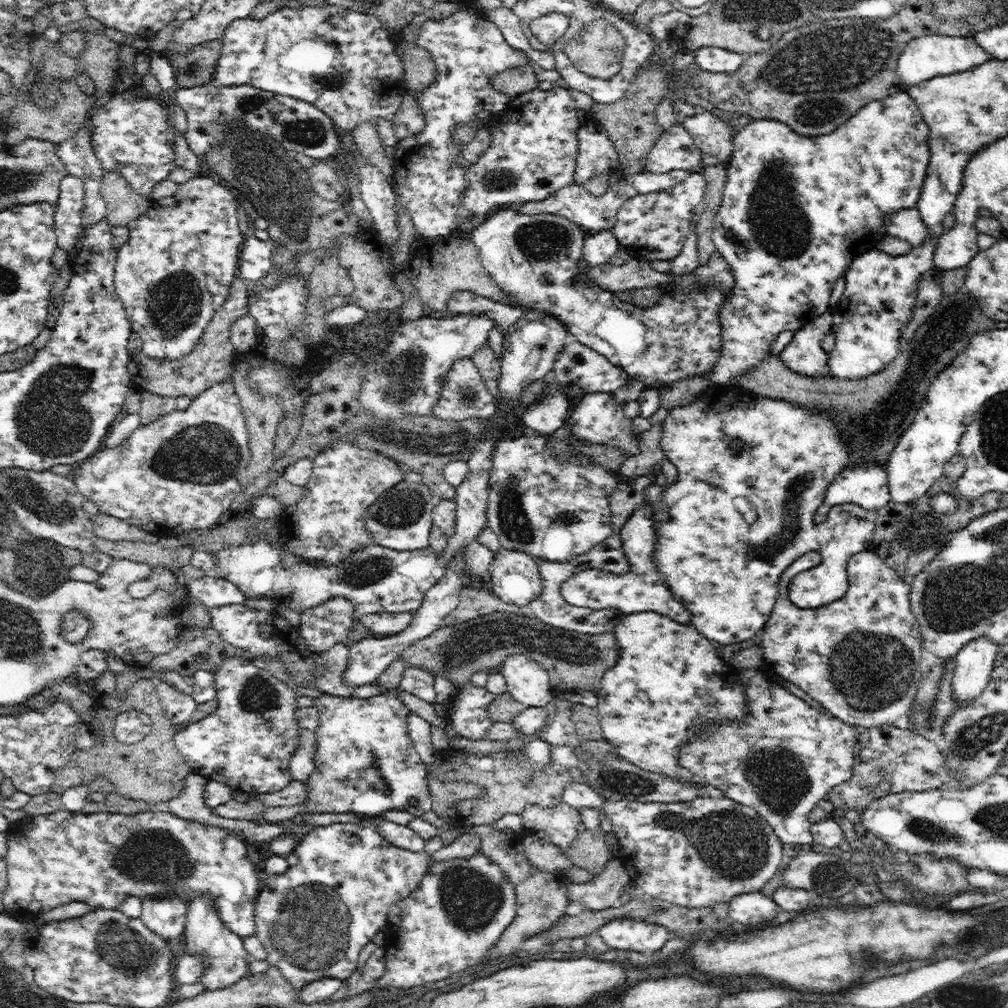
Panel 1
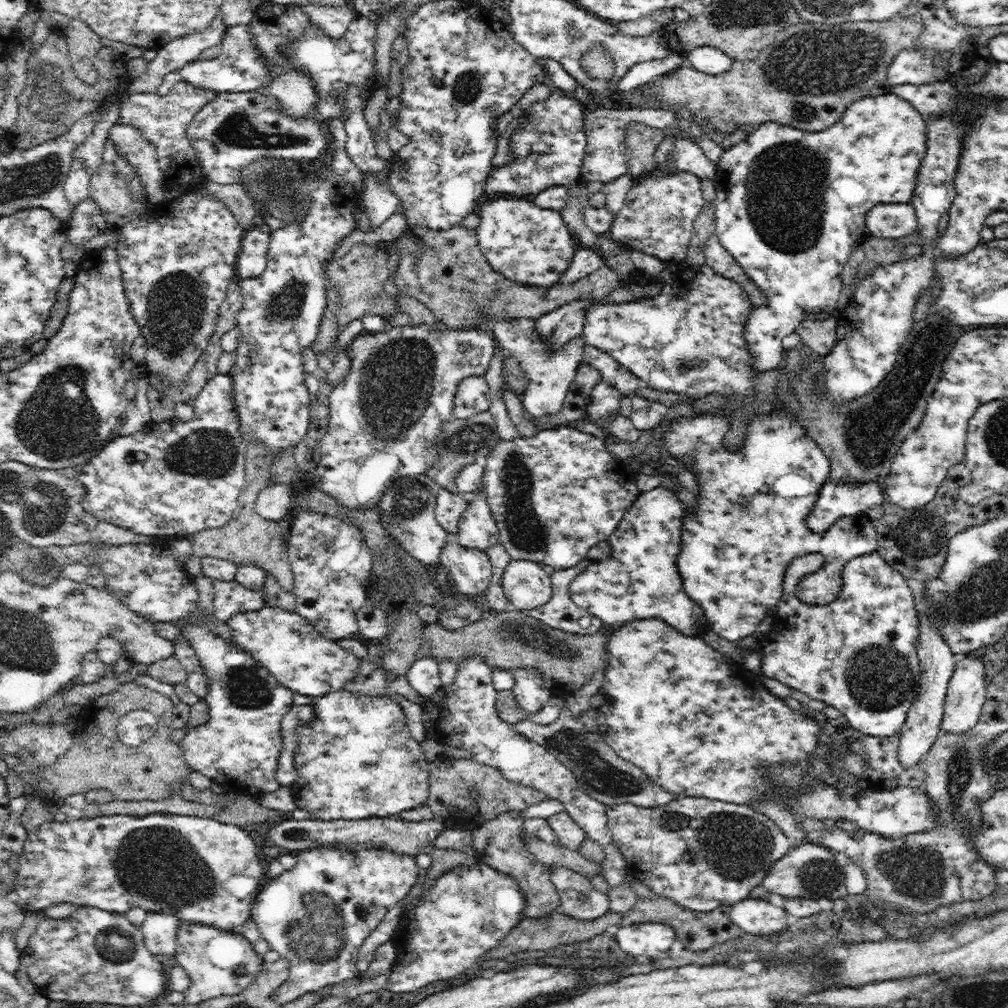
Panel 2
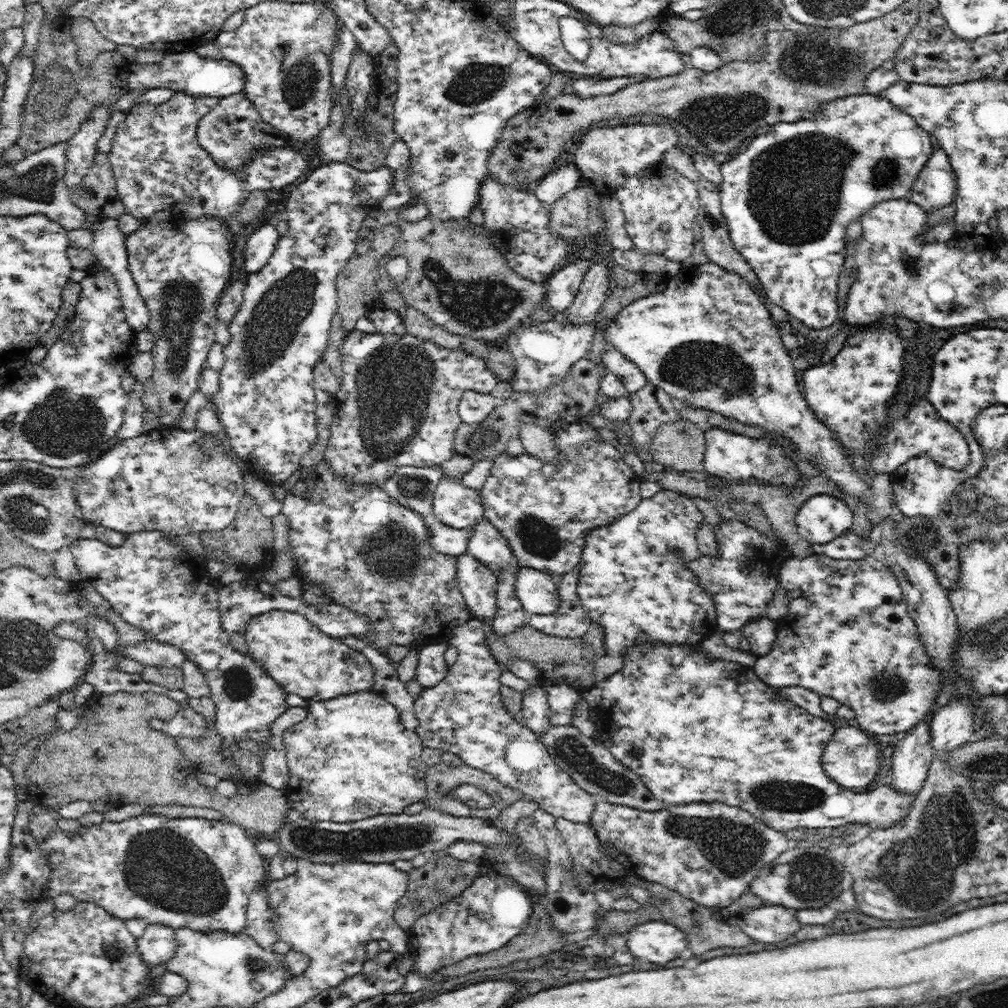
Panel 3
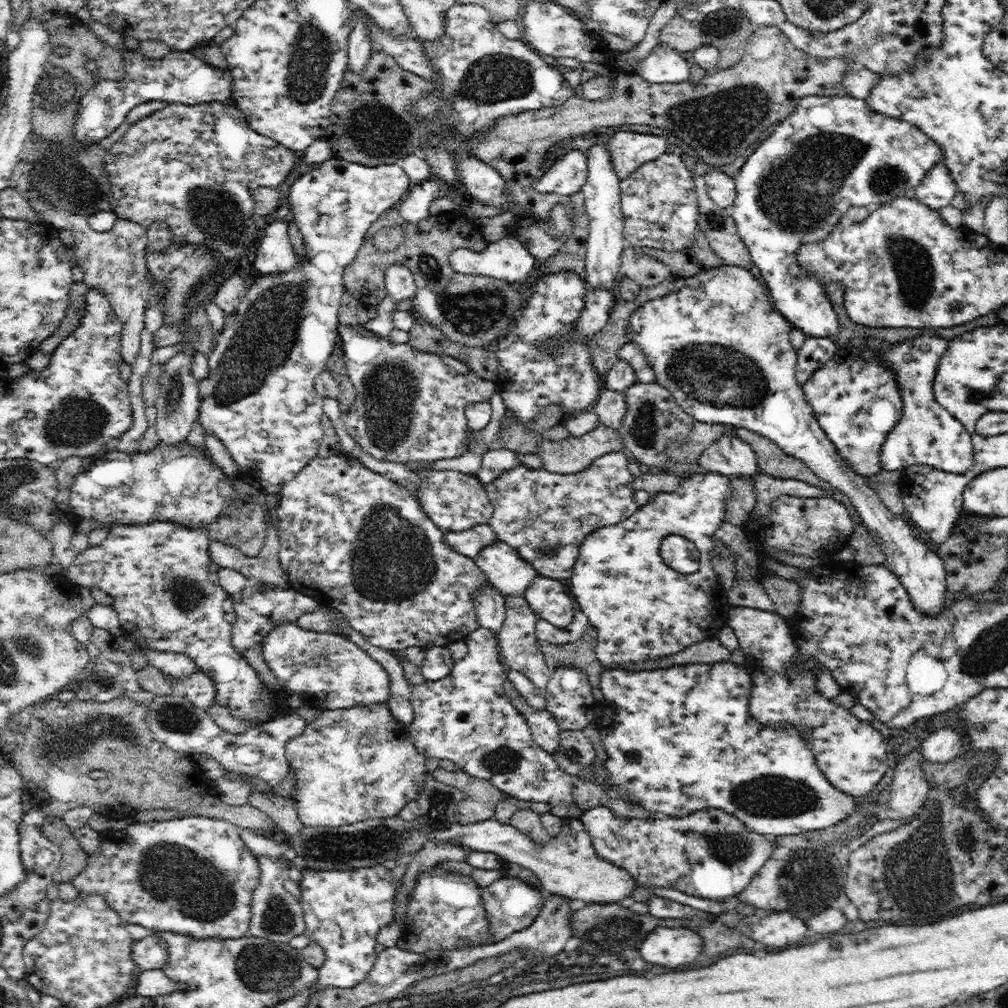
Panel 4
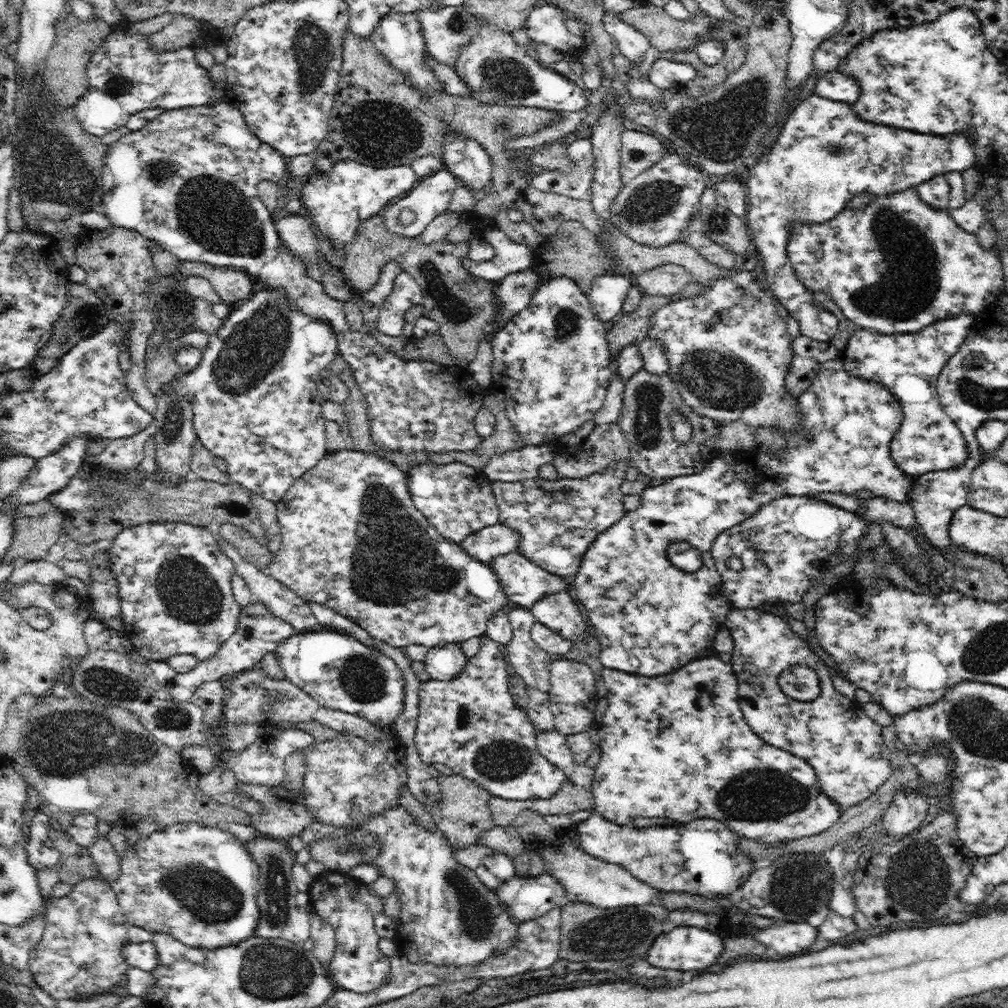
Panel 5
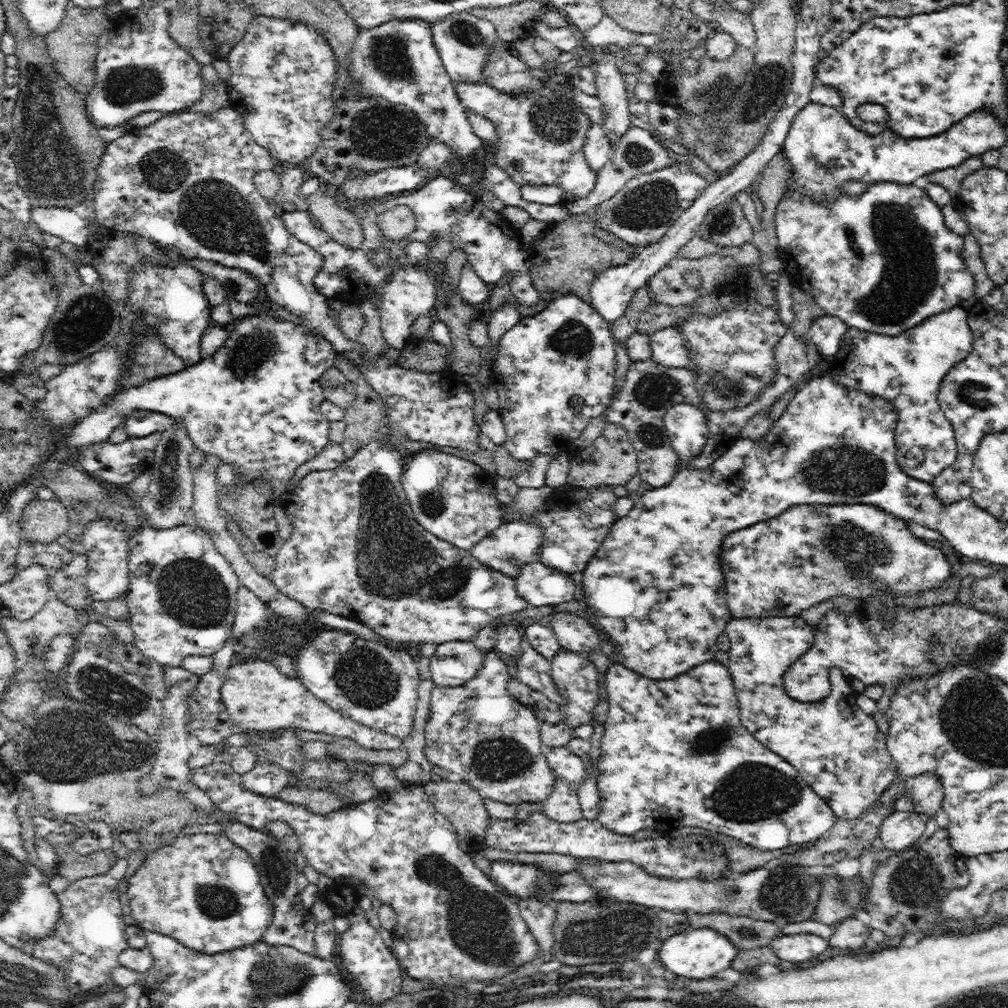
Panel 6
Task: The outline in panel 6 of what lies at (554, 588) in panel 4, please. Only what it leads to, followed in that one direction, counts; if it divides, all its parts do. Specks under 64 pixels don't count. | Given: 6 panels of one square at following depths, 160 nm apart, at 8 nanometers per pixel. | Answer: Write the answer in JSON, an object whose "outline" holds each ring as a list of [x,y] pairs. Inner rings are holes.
{"outline":[[[555,613],[551,615],[550,626],[564,649],[581,654],[601,650],[600,637],[584,617],[574,613]]]}

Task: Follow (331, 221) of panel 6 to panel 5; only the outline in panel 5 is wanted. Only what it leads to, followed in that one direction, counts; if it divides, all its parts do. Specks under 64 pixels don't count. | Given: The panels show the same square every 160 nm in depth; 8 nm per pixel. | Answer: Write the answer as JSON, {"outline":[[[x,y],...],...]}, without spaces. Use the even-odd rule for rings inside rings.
{"outline":[[[382,213],[361,222],[356,241],[345,246],[345,262],[341,272],[350,280],[352,292],[360,294],[376,288],[382,269],[392,261],[400,263],[422,289],[424,315],[438,323],[439,334],[444,339],[455,364],[468,368],[476,358],[480,340],[499,328],[497,312],[499,301],[493,293],[495,282],[474,278],[462,265],[462,258],[469,254],[469,243],[454,244],[447,239],[429,245],[420,243],[419,236],[400,236],[388,232]]]}

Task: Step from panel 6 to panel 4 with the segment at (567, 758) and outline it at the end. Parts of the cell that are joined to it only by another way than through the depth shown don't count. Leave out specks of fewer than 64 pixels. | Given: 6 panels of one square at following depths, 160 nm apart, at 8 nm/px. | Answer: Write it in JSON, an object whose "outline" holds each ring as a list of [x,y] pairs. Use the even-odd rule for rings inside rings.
{"outline":[[[546,709],[531,710],[525,714],[525,719],[535,743],[554,755],[560,744],[560,728],[556,719]]]}

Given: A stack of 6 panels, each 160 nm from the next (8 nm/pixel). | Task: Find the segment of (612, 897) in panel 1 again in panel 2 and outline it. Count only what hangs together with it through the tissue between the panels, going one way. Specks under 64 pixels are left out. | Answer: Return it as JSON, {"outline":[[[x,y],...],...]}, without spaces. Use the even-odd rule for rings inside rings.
{"outline":[[[556,865],[551,870],[551,881],[555,884],[561,909],[576,920],[594,920],[609,910],[609,898],[590,883],[588,877],[566,867]]]}

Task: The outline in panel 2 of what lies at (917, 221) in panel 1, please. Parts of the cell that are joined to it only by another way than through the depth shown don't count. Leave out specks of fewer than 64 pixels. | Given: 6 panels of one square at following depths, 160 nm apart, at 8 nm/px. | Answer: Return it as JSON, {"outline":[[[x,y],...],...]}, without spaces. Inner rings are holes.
{"outline":[[[878,203],[866,213],[865,225],[878,238],[898,239],[919,229],[914,206],[908,203]]]}

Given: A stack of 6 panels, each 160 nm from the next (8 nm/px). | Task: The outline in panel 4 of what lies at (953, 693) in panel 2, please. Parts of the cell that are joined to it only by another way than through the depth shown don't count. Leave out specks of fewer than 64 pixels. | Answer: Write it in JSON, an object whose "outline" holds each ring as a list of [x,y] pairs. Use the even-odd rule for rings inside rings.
{"outline":[[[940,728],[929,734],[921,744],[924,762],[938,762],[946,764],[961,755],[962,739],[950,729]]]}

